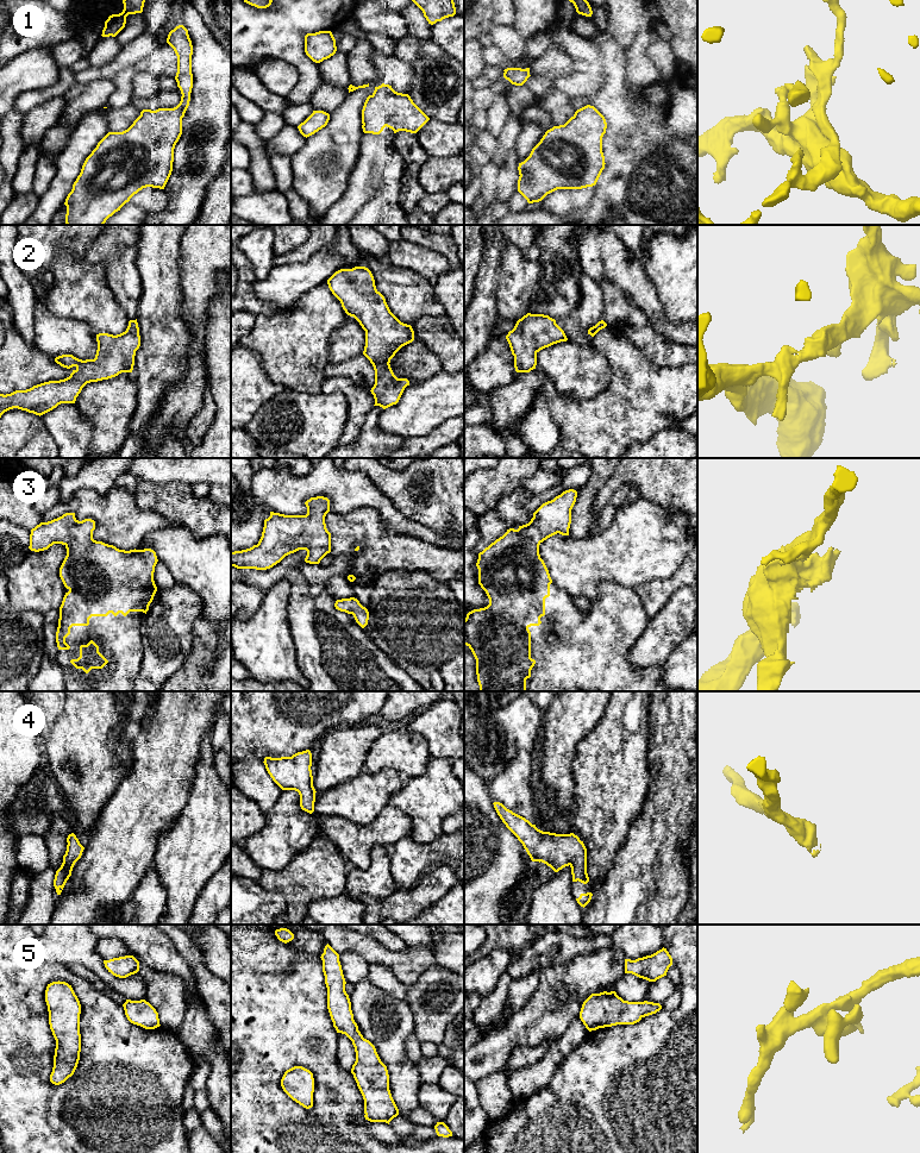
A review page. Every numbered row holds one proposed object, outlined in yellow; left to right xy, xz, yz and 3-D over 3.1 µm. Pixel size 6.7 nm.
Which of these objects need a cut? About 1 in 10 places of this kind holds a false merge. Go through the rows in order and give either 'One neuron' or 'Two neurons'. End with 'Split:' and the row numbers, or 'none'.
1: One neuron
2: One neuron
3: One neuron
4: One neuron
5: One neuron
Split: none

